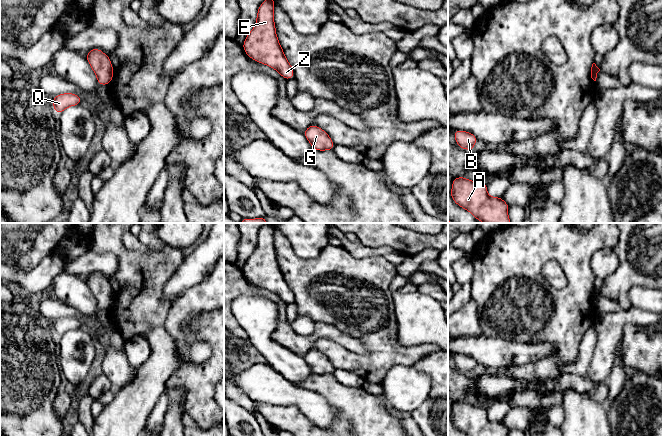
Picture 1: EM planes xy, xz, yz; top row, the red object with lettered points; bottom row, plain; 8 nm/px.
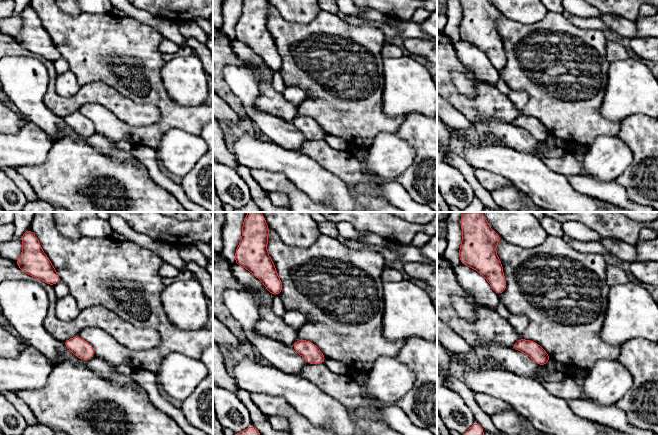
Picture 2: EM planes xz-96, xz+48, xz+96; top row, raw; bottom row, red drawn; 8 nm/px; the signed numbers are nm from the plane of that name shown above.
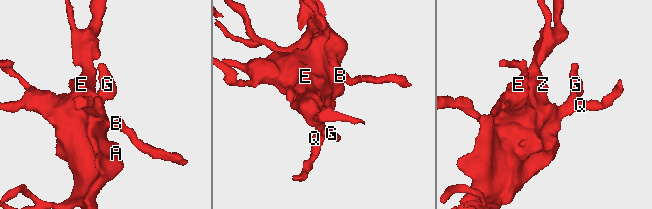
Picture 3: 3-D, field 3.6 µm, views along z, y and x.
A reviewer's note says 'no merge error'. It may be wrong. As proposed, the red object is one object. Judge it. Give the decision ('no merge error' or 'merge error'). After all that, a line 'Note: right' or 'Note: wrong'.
no merge error
Note: right

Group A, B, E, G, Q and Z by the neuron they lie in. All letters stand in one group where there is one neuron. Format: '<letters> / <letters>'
A B E G Q Z

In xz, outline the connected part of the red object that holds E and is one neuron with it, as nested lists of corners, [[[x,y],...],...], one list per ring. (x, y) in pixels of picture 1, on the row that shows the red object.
[[[265,0],[259,6],[255,26],[246,36],[242,47],[251,59],[275,69],[289,80],[294,77],[294,69],[278,41],[274,8],[274,0]]]

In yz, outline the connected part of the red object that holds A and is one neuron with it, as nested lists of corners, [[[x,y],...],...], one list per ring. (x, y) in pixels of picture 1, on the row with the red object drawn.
[[[456,177],[450,195],[458,206],[469,211],[479,222],[511,223],[509,205],[501,197],[490,197],[487,183]]]

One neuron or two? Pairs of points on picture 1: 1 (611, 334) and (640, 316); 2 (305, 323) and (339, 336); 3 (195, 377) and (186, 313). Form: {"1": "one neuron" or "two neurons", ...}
{"1": "one neuron", "2": "two neurons", "3": "two neurons"}

